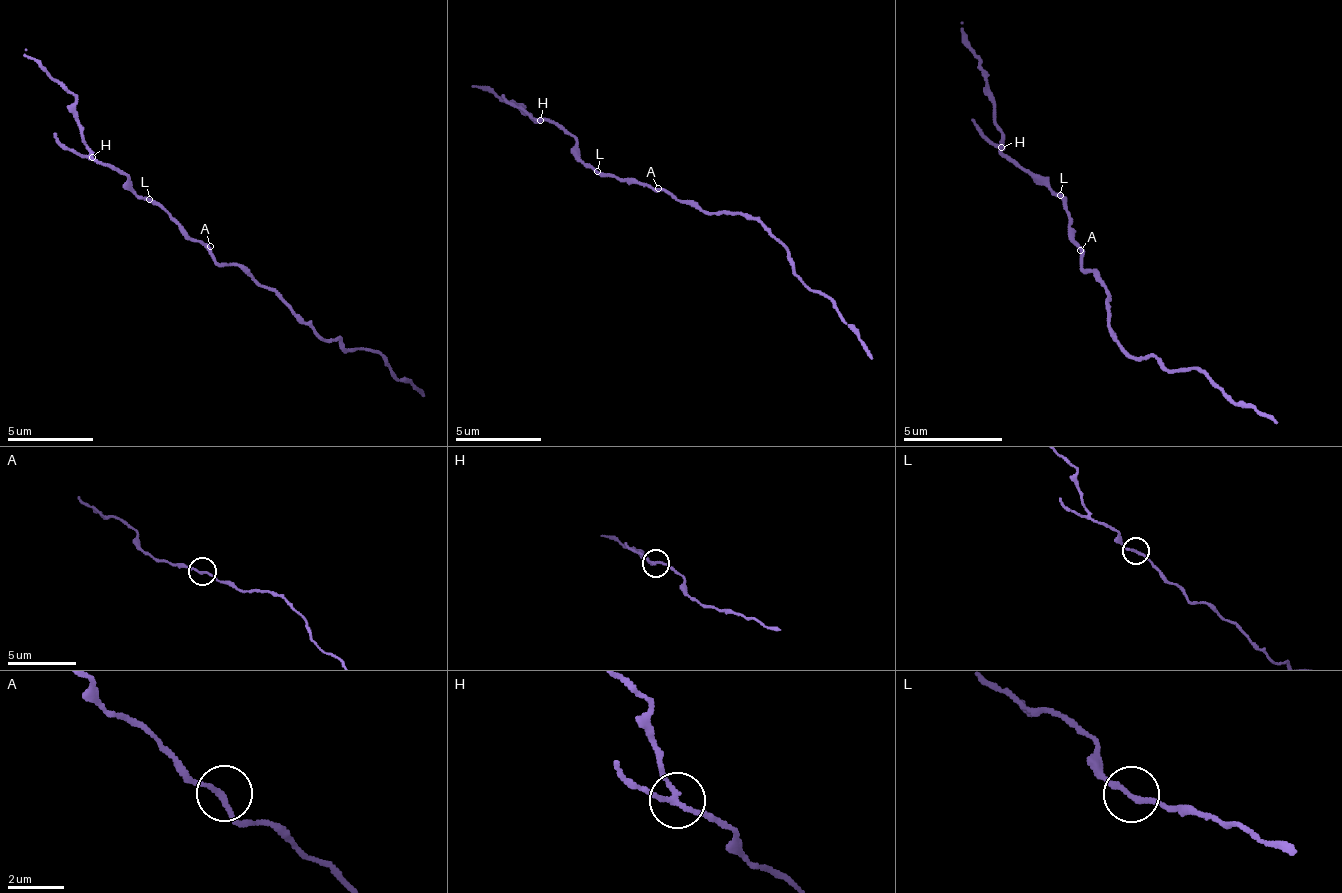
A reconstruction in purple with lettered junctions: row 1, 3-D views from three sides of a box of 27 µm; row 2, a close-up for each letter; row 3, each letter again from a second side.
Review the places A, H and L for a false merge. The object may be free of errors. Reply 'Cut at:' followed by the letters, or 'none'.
Cut at: H

